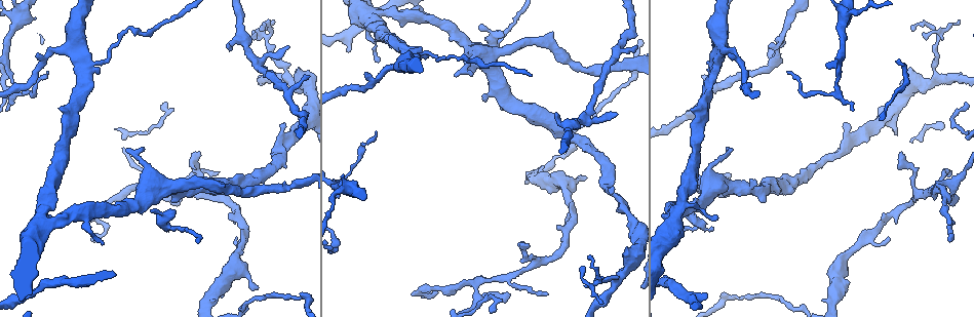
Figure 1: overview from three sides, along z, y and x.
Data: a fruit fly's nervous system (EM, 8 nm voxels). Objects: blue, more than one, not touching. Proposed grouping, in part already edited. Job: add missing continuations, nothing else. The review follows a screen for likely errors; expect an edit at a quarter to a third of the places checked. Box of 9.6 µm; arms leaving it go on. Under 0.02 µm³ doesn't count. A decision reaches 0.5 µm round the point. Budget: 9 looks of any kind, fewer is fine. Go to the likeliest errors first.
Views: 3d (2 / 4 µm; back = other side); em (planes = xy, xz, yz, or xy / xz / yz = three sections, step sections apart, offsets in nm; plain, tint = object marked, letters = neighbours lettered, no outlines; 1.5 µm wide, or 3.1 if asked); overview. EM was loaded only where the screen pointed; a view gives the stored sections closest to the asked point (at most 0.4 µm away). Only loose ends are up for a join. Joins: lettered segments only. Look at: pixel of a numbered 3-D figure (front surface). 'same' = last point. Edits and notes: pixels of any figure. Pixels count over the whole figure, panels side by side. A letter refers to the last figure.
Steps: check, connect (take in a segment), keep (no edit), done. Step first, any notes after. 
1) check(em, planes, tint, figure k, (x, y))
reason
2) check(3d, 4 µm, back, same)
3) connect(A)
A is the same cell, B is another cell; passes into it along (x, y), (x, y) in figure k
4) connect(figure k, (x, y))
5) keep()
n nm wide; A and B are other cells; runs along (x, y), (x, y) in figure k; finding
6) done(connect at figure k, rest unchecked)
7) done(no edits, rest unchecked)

check(em, planes, tint, figure 1, (614, 116))
free end

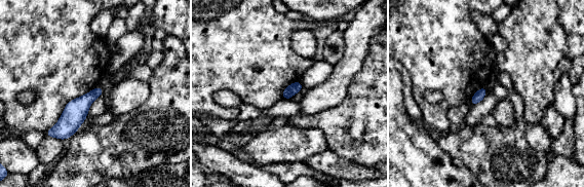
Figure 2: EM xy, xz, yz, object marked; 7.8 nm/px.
check(em, planes, letters, same)

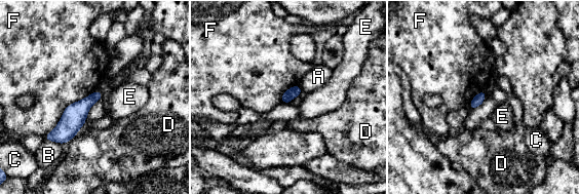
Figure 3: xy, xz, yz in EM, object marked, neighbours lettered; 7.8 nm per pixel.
keep()
A, B, C, D, E and F are other cells; runs along (99, 93), (54, 136), (47, 138) in figure 3; no lettered segment goes on from it

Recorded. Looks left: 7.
check(3d, 2 µm, figure 1, (347, 50))
free end

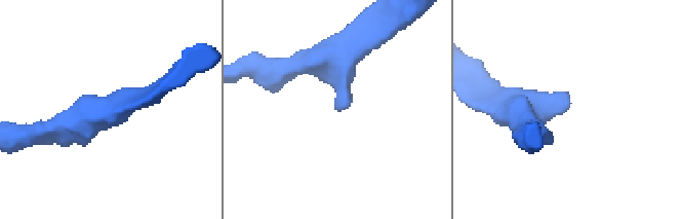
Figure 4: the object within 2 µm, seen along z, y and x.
check(em, planes, letters, figure 4, (340, 111))
now the EM

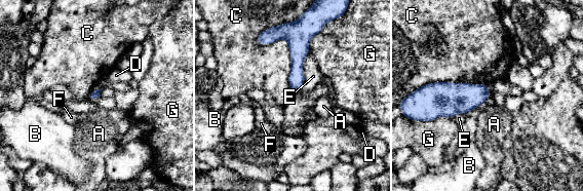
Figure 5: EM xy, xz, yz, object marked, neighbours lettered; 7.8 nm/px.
keep()
A, B, C, D, E, F and G are other cells; runs along (289, 32), (297, 40), (297, 88) in figure 5; no lettered segment goes on from it

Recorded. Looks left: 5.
check(em, yz, step 4, tint, figure 1, (47, 73))
branch stops here

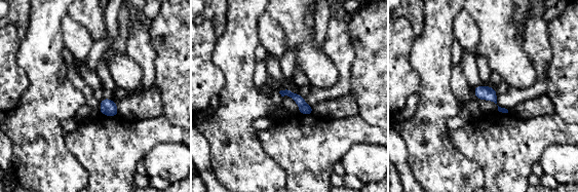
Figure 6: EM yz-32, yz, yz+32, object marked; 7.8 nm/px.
check(em, xz, step 8, letters, same)
another direction

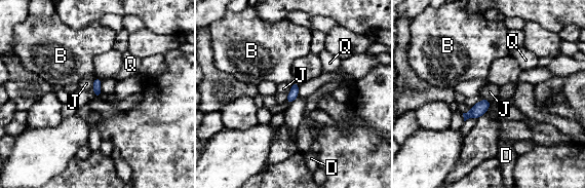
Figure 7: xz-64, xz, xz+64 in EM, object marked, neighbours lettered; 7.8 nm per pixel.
keep()
J touches over 110 nm; B, D, J and Q are other cells; border along (95, 77), (91, 89) in figure 7; none of them fits

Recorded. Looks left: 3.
check(3d, 4 µm, figure 1, (251, 34))
branch stops here

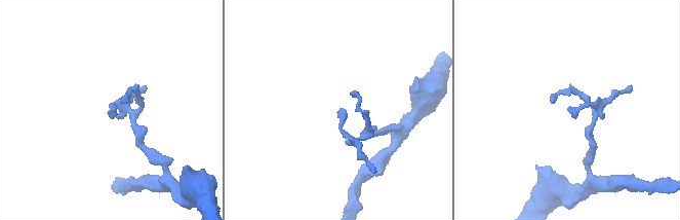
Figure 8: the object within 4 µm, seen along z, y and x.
check(em, planes, letters, figure 8, (341, 108))

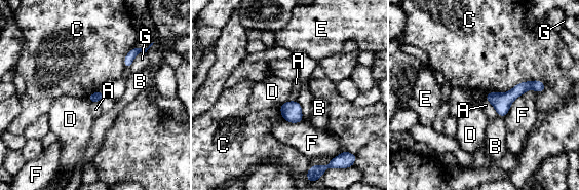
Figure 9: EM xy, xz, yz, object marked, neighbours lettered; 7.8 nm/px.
keep()
80 nm wide; A, B, C, D, E, F and G are other cells; runs along (542, 86), (488, 97) in figure 9; none of them fits

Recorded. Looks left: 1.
done(no edits, rest unchecked)

